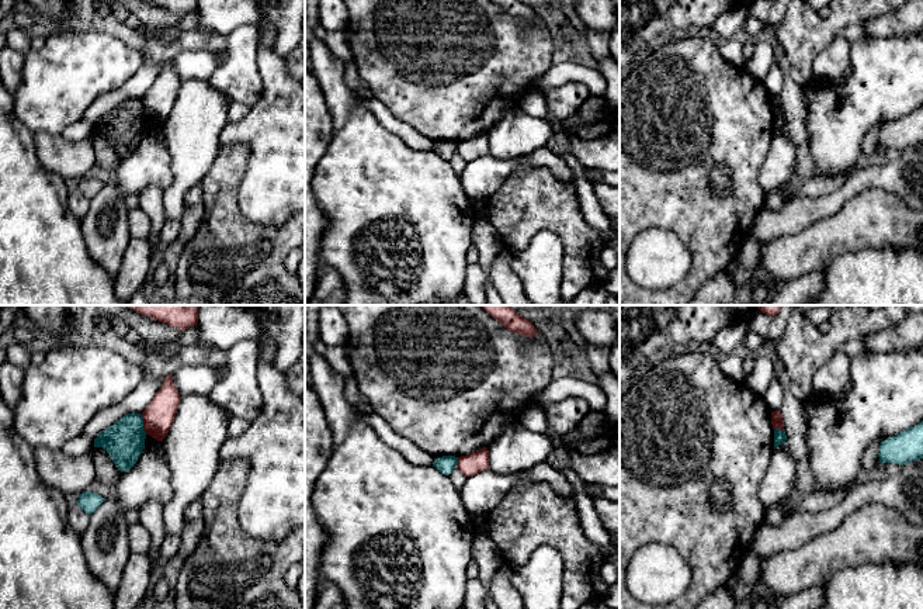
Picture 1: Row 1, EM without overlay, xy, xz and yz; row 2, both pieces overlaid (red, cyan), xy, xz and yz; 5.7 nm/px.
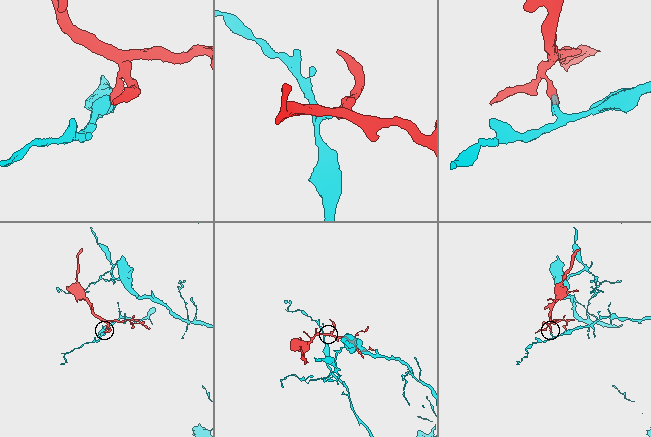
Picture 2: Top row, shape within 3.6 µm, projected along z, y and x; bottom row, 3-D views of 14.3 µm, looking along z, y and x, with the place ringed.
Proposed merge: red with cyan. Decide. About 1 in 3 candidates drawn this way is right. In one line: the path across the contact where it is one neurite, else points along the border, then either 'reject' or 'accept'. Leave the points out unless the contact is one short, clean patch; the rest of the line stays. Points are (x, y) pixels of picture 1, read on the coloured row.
border along xy (139, 414), (146, 433); reject

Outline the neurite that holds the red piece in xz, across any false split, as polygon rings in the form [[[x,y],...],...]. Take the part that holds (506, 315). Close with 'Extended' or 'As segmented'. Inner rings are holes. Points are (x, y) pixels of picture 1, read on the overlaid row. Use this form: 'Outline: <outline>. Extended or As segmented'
Outline: [[[480,305],[490,316],[499,321],[510,332],[532,338],[537,328],[524,316],[518,315],[510,305]]]. As segmented

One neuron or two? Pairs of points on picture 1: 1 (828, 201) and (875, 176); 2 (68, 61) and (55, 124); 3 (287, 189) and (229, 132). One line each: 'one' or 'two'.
1: one
2: one
3: one

